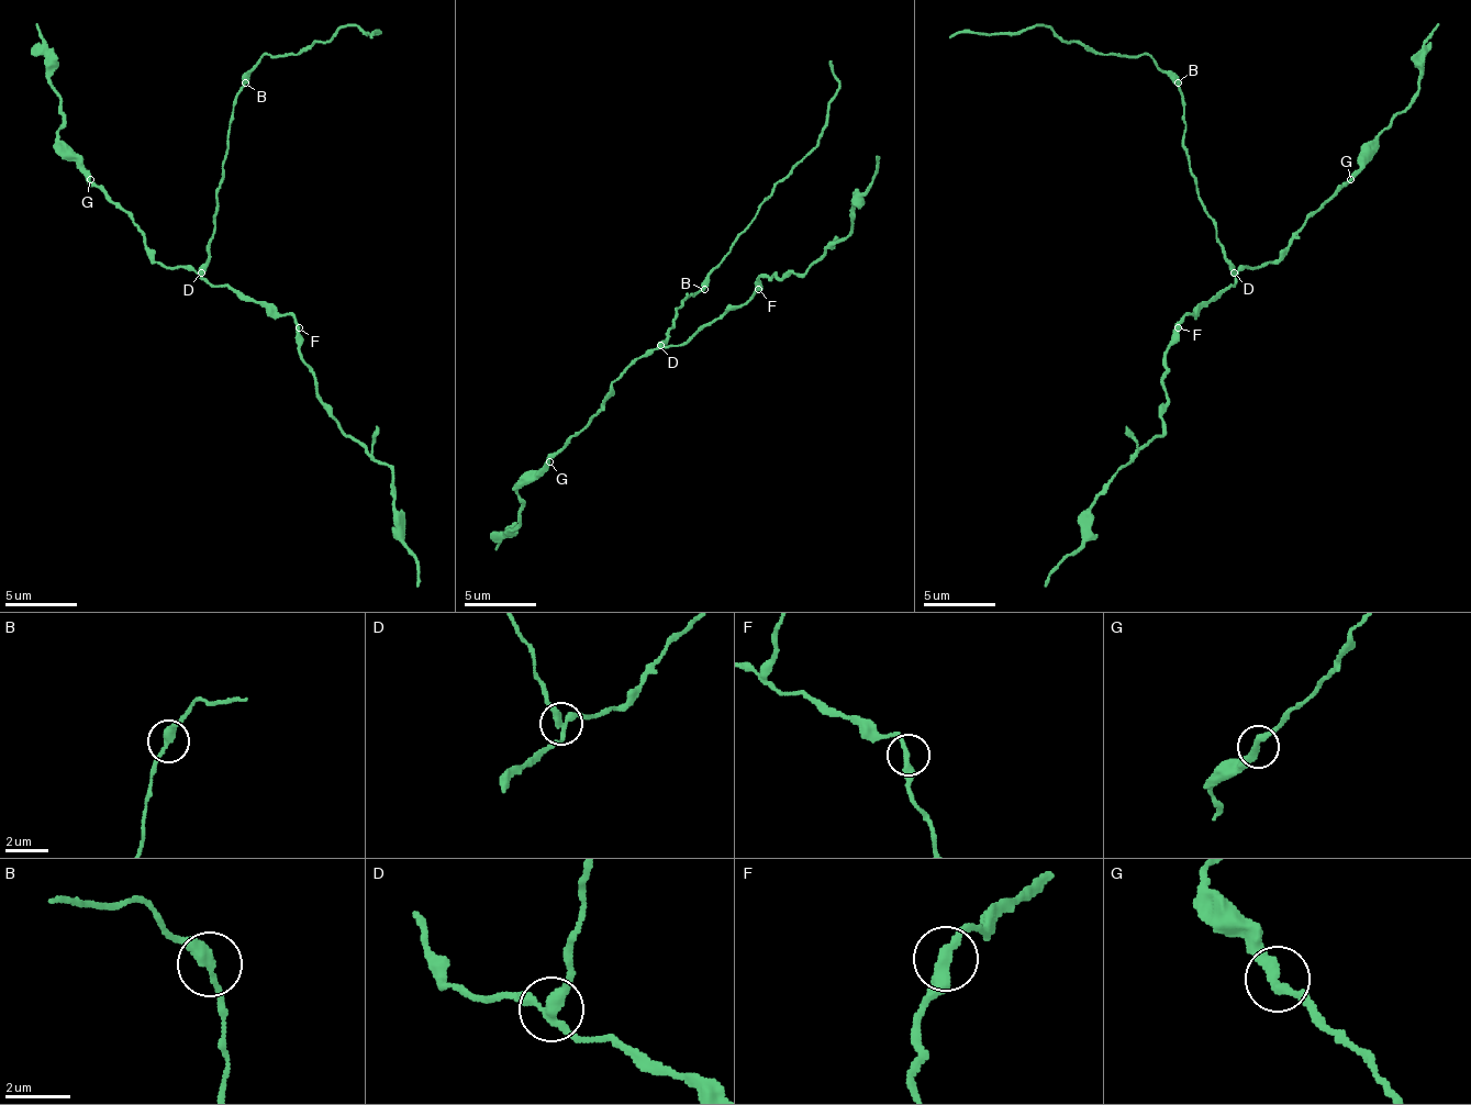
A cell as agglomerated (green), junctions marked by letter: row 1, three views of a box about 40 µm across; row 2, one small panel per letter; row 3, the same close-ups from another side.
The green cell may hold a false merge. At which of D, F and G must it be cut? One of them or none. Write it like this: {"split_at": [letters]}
{"split_at": ["D"]}

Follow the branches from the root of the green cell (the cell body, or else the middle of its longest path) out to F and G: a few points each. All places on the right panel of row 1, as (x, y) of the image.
F: (1224, 263), (1235, 277), (1235, 285), (1210, 299), (1178, 327)
G: (1224, 263), (1235, 266), (1265, 266), (1271, 263), (1289, 245), (1289, 237), (1350, 179)

